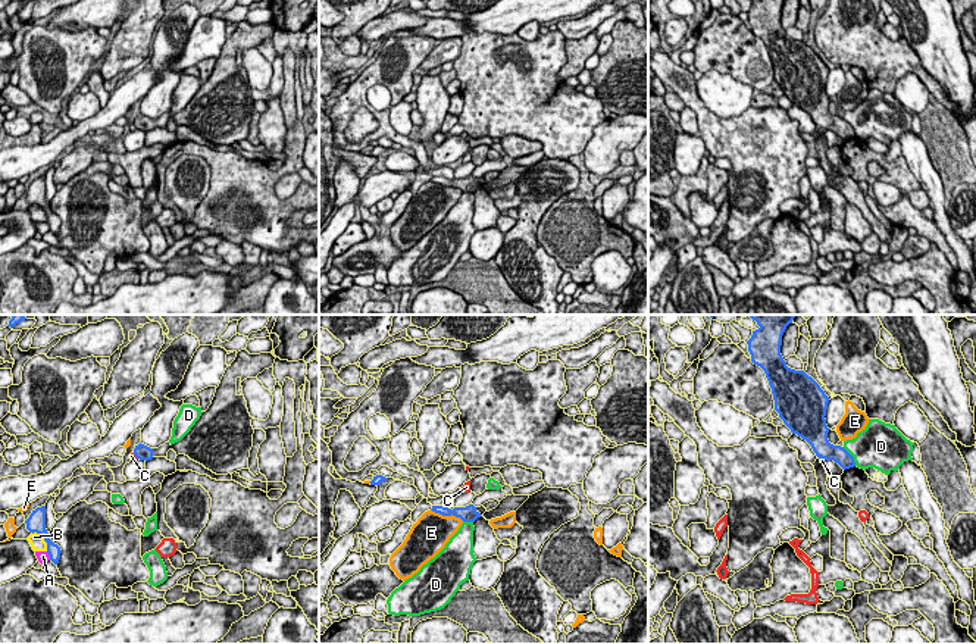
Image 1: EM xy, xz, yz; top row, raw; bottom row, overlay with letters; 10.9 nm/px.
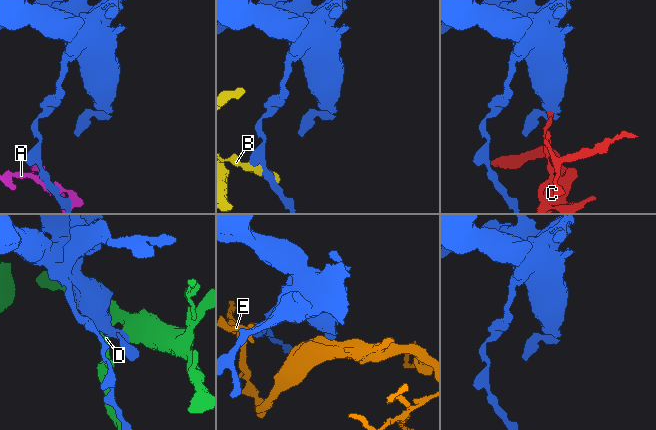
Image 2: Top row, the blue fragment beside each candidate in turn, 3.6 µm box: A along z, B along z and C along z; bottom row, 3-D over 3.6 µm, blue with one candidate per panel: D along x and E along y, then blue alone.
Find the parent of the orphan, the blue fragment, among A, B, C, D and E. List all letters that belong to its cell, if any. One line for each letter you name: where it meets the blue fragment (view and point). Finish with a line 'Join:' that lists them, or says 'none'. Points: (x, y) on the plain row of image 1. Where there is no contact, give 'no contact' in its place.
Join: none

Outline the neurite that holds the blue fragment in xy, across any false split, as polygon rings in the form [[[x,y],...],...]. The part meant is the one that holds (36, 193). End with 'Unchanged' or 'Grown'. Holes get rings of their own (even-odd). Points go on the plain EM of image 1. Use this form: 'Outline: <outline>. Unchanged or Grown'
Outline: [[[41,176],[41,178],[37,178],[35,181],[32,181],[32,184],[25,191],[25,194],[26,194],[26,200],[29,203],[32,203],[32,204],[37,203],[44,209],[44,212],[47,213],[47,223],[50,226],[50,231],[54,235],[57,235],[62,221],[57,215],[54,215],[50,210],[50,204],[46,200],[46,176]]]. Unchanged

